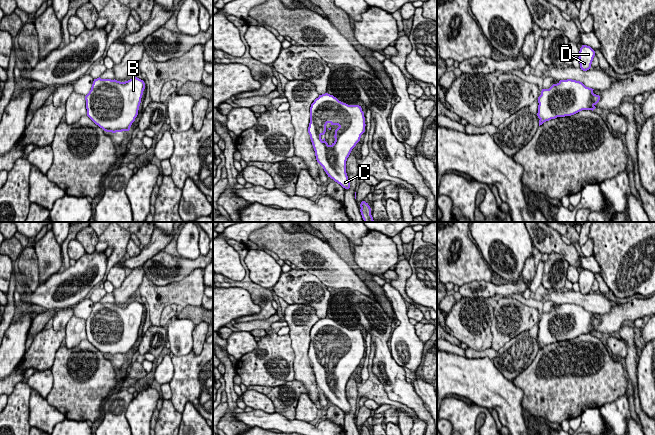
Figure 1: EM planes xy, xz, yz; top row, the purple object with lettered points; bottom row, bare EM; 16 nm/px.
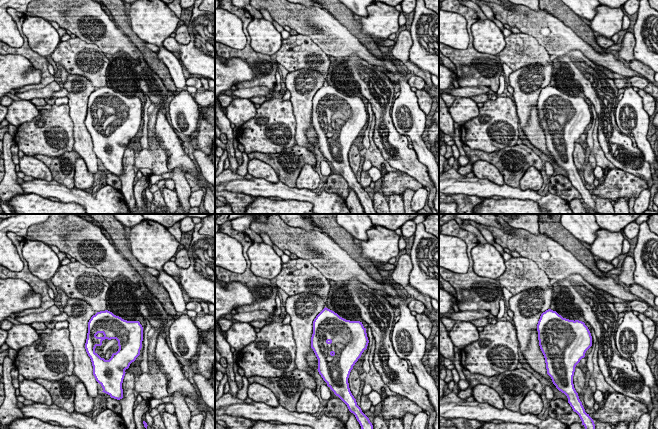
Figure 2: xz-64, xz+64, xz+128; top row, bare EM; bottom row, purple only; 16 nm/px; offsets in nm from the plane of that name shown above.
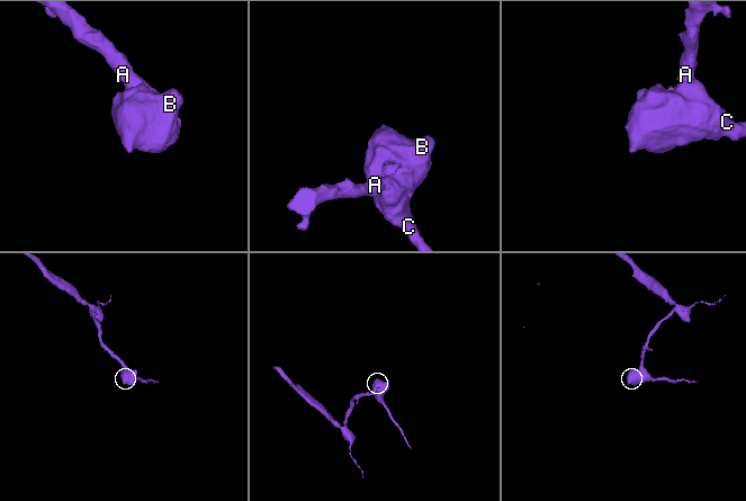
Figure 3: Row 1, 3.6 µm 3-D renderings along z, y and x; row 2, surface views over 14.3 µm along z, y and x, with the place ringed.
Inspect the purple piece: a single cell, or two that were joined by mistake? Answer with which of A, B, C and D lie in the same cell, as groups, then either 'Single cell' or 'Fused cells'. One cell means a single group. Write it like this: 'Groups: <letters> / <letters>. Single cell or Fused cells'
Groups: A B C D. Single cell

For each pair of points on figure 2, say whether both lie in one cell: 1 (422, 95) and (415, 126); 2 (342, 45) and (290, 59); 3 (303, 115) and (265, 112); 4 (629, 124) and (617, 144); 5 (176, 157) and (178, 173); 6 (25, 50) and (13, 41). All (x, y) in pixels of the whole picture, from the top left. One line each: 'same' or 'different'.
1: different
2: different
3: different
4: different
5: different
6: different

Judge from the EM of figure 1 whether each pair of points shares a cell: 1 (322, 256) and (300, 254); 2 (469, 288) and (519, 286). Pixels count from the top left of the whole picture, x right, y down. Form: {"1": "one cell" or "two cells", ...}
{"1": "one cell", "2": "one cell"}

